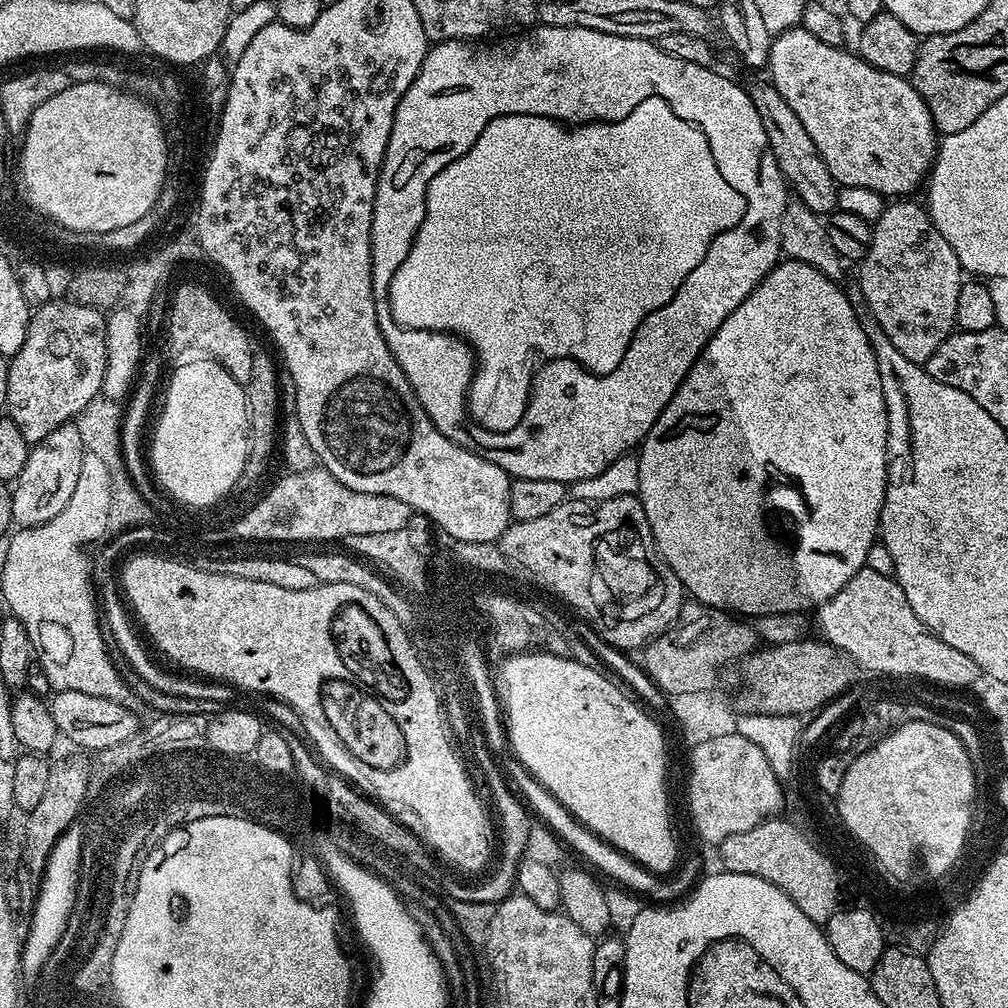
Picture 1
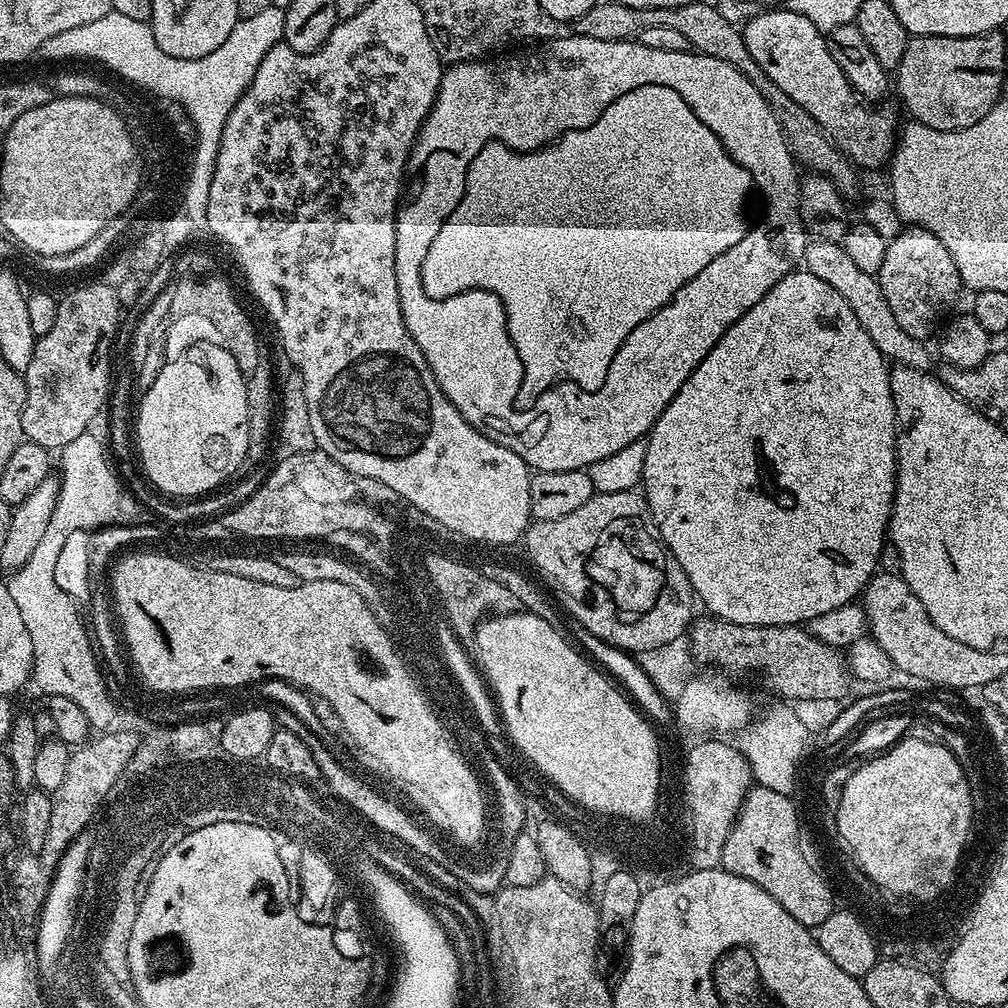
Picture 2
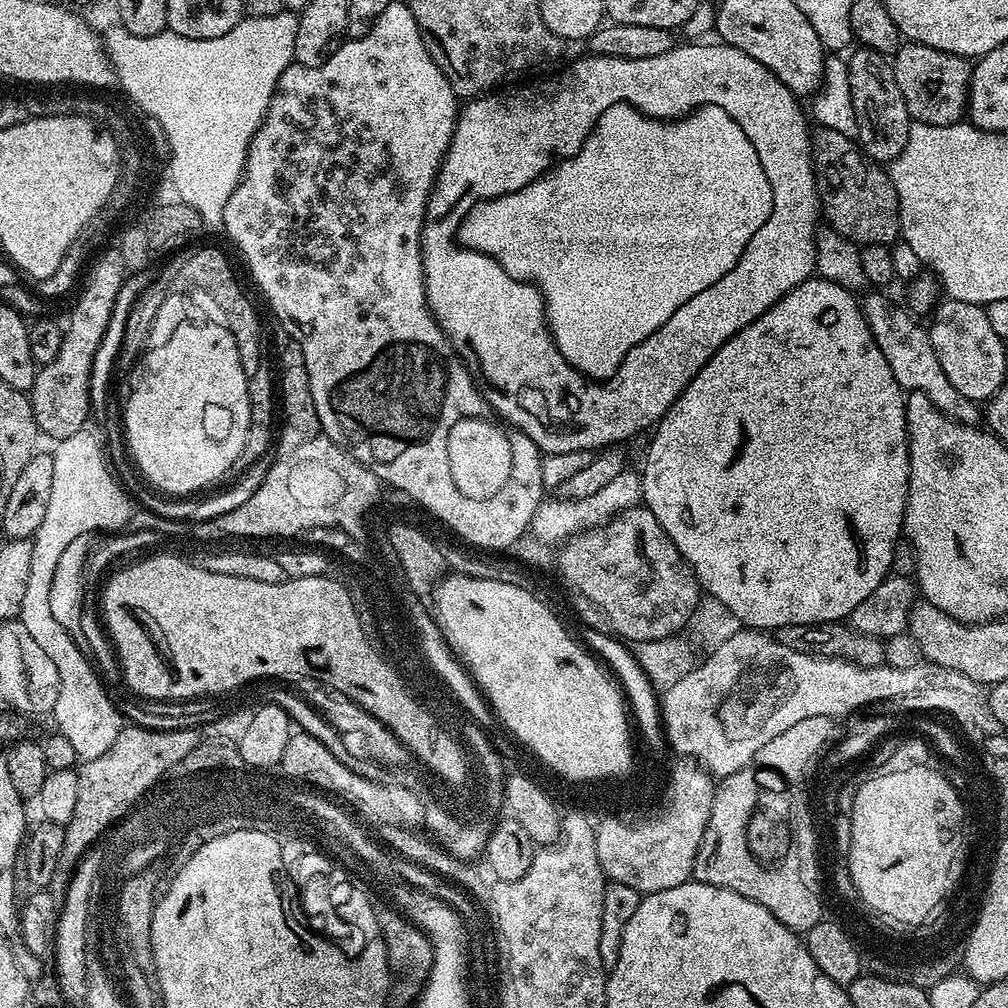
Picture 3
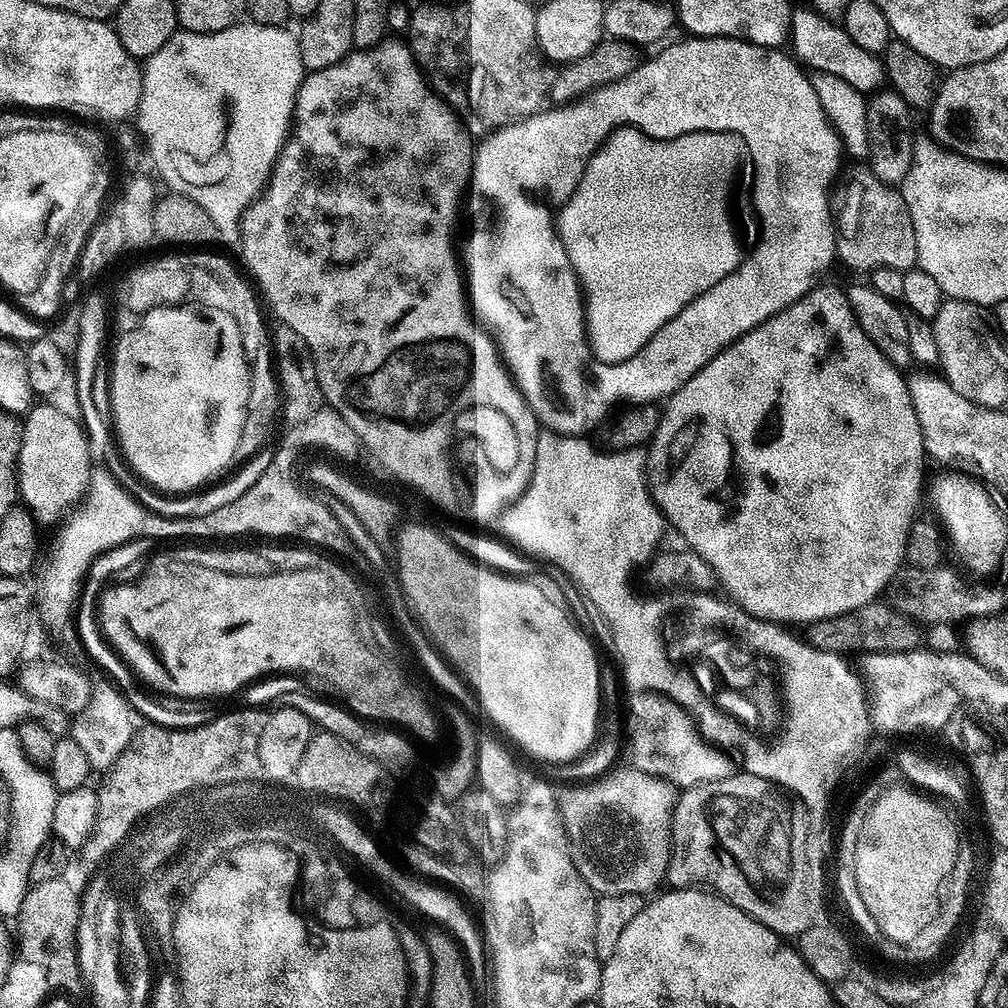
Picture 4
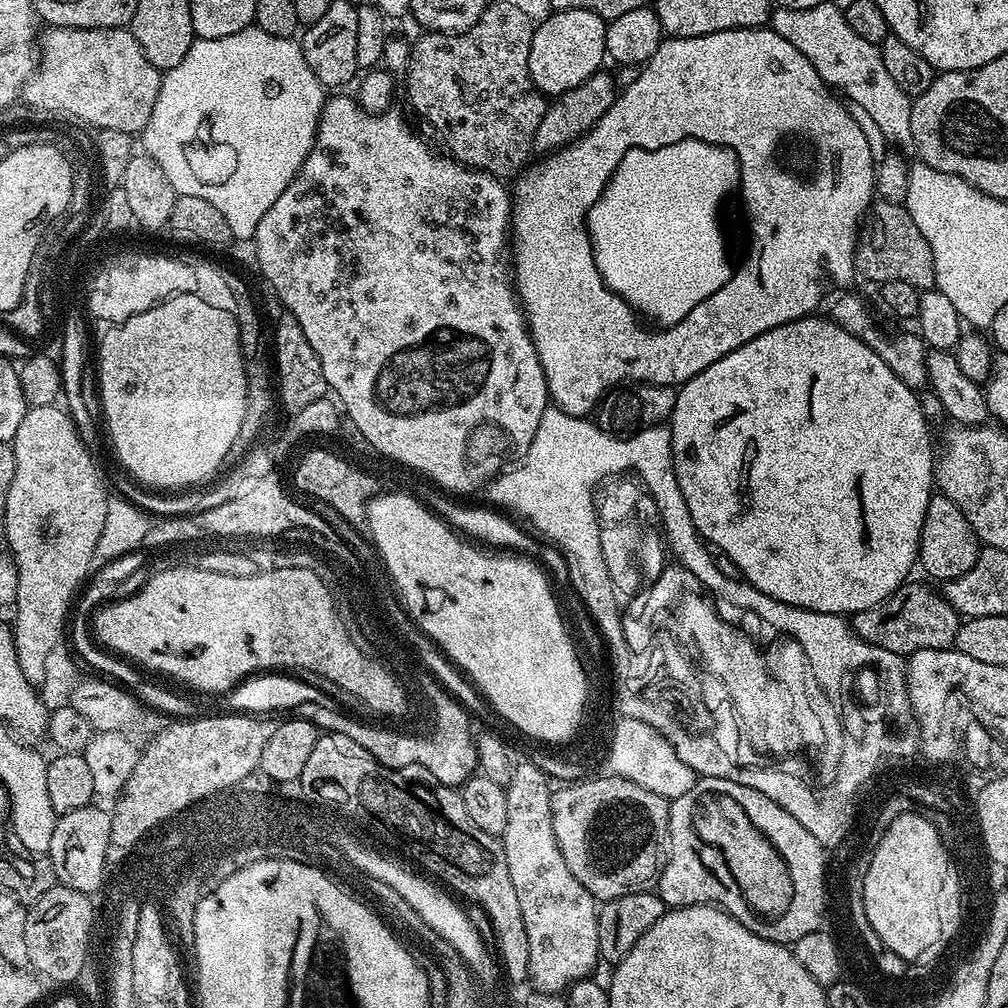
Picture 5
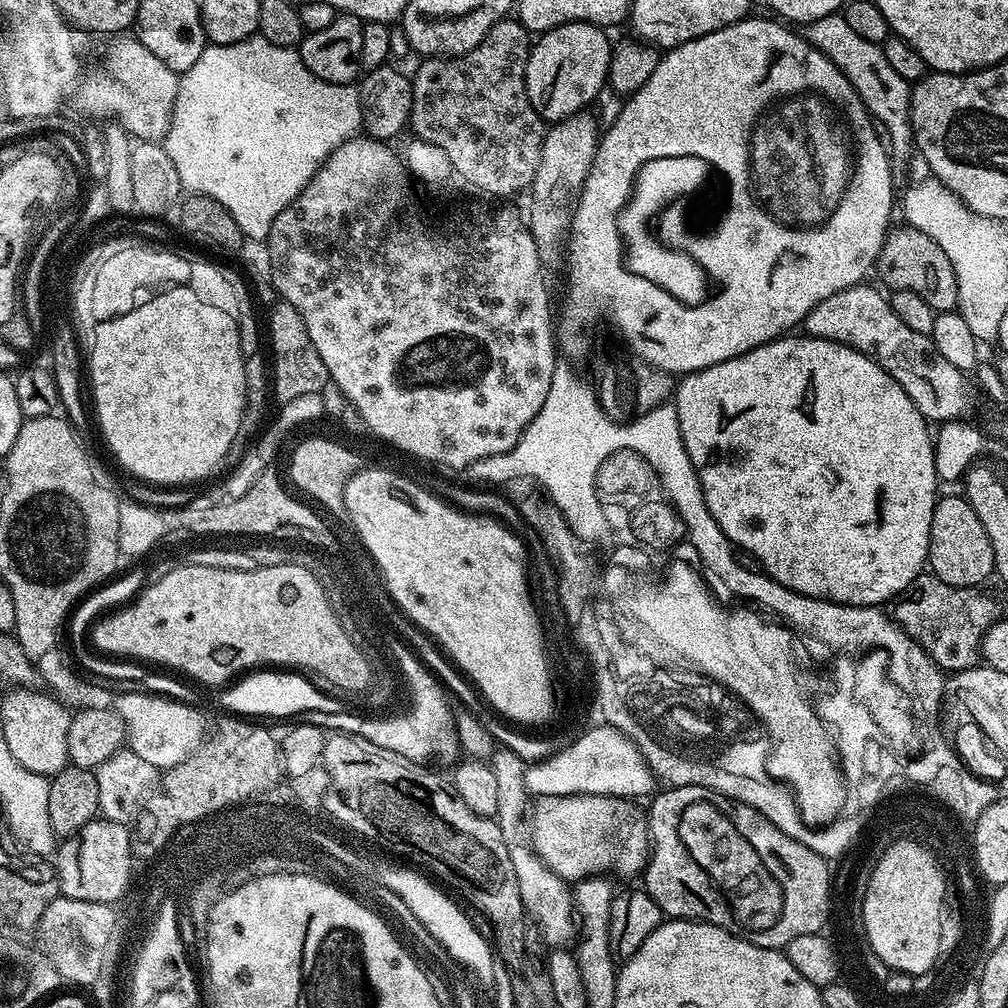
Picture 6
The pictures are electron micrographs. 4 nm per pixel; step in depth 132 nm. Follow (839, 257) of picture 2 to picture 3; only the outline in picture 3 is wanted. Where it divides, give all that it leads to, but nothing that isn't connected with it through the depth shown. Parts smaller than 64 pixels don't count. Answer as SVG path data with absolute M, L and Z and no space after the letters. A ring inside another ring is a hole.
M872 290L868 297L863 297L862 307L864 317L870 326L872 336L878 342L878 350L886 354L886 362L890 362L890 370L894 370L894 378L900 384L905 393L921 392L934 402L934 406L942 414L946 414L952 420L963 424L979 425L982 420L982 412L977 401L963 397L949 381L938 357L931 345L929 329L920 325L915 315L903 307L895 308L888 304L884 296L879 296L879 291Z

